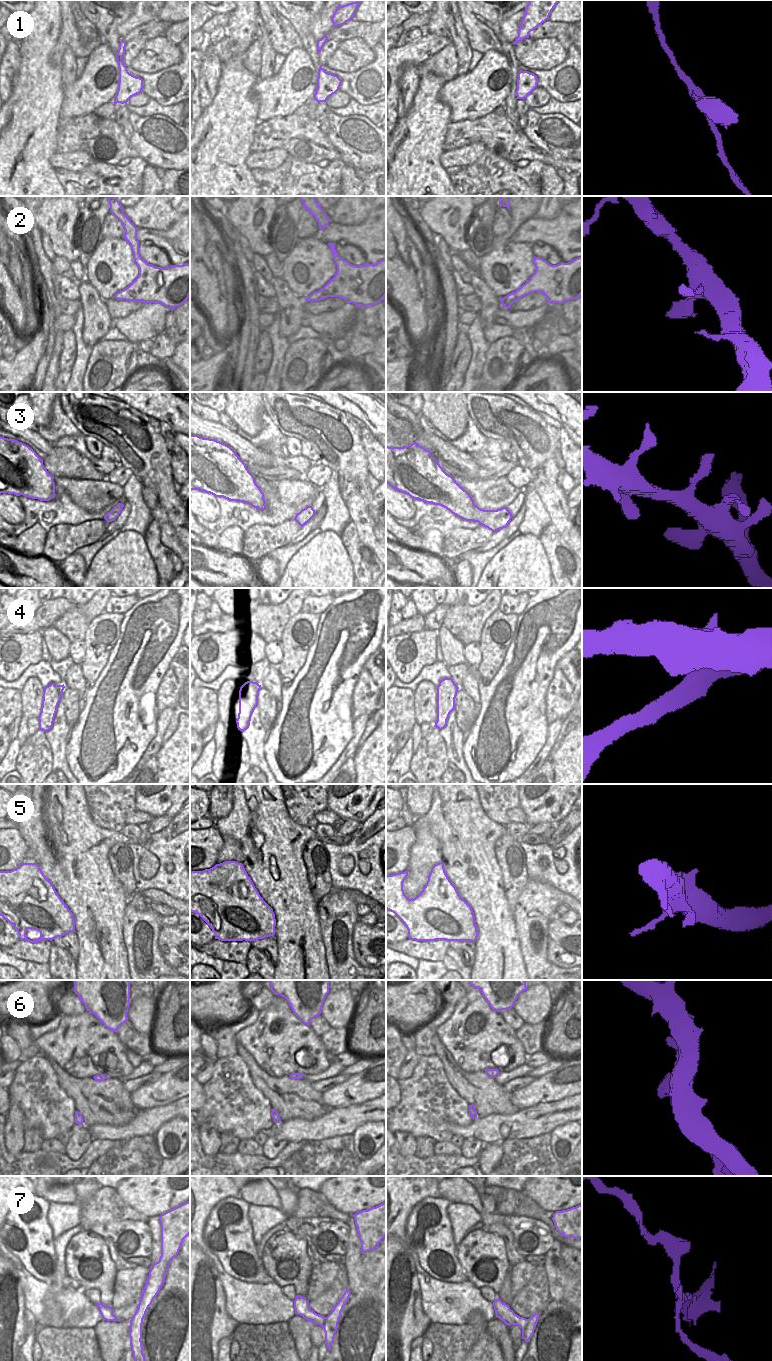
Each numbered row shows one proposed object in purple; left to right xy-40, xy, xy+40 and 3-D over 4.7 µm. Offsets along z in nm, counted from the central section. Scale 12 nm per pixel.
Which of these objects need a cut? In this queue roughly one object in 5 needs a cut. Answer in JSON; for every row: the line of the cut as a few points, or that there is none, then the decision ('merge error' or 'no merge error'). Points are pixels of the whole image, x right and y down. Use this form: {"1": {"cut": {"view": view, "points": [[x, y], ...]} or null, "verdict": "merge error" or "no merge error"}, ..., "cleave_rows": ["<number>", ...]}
{"1": {"cut": null, "verdict": "no merge error"}, "2": {"cut": null, "verdict": "no merge error"}, "3": {"cut": null, "verdict": "no merge error"}, "4": {"cut": null, "verdict": "no merge error"}, "5": {"cut": null, "verdict": "no merge error"}, "6": {"cut": null, "verdict": "no merge error"}, "7": {"cut": {"view": "xy+40", "points": [[528, 1319], [527, 1325], [522, 1330]]}, "verdict": "merge error"}, "cleave_rows": ["7"]}

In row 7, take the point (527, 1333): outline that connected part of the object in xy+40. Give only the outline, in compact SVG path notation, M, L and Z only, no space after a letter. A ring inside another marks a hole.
M535 1313L532 1315L528 1320L527 1327L522 1330L522 1339L524 1339L526 1342L530 1342L530 1338L534 1334L535 1327L537 1325L537 1321L539 1318L540 1313Z

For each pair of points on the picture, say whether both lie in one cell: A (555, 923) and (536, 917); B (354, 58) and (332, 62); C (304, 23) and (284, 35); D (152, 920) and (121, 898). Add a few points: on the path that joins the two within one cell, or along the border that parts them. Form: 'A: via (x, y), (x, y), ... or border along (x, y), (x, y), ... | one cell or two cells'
A: border along (556, 915), (548, 924), (547, 944) | two cells
B: via (349, 58), (337, 61) | one cell
C: border along (278, 11), (297, 33), (303, 46) | two cells
D: border along (127, 902), (124, 908), (122, 925) | two cells

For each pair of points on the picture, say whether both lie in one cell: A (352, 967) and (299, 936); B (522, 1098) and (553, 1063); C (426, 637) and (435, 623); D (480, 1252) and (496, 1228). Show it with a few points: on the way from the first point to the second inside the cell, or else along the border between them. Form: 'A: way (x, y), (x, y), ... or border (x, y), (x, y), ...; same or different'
A: border (319, 927), (328, 969); different
B: border (562, 1062), (559, 1067), (535, 1078); different
C: border (426, 627), (437, 630); different
D: border (481, 1229), (498, 1234), (504, 1242), (506, 1252); different

